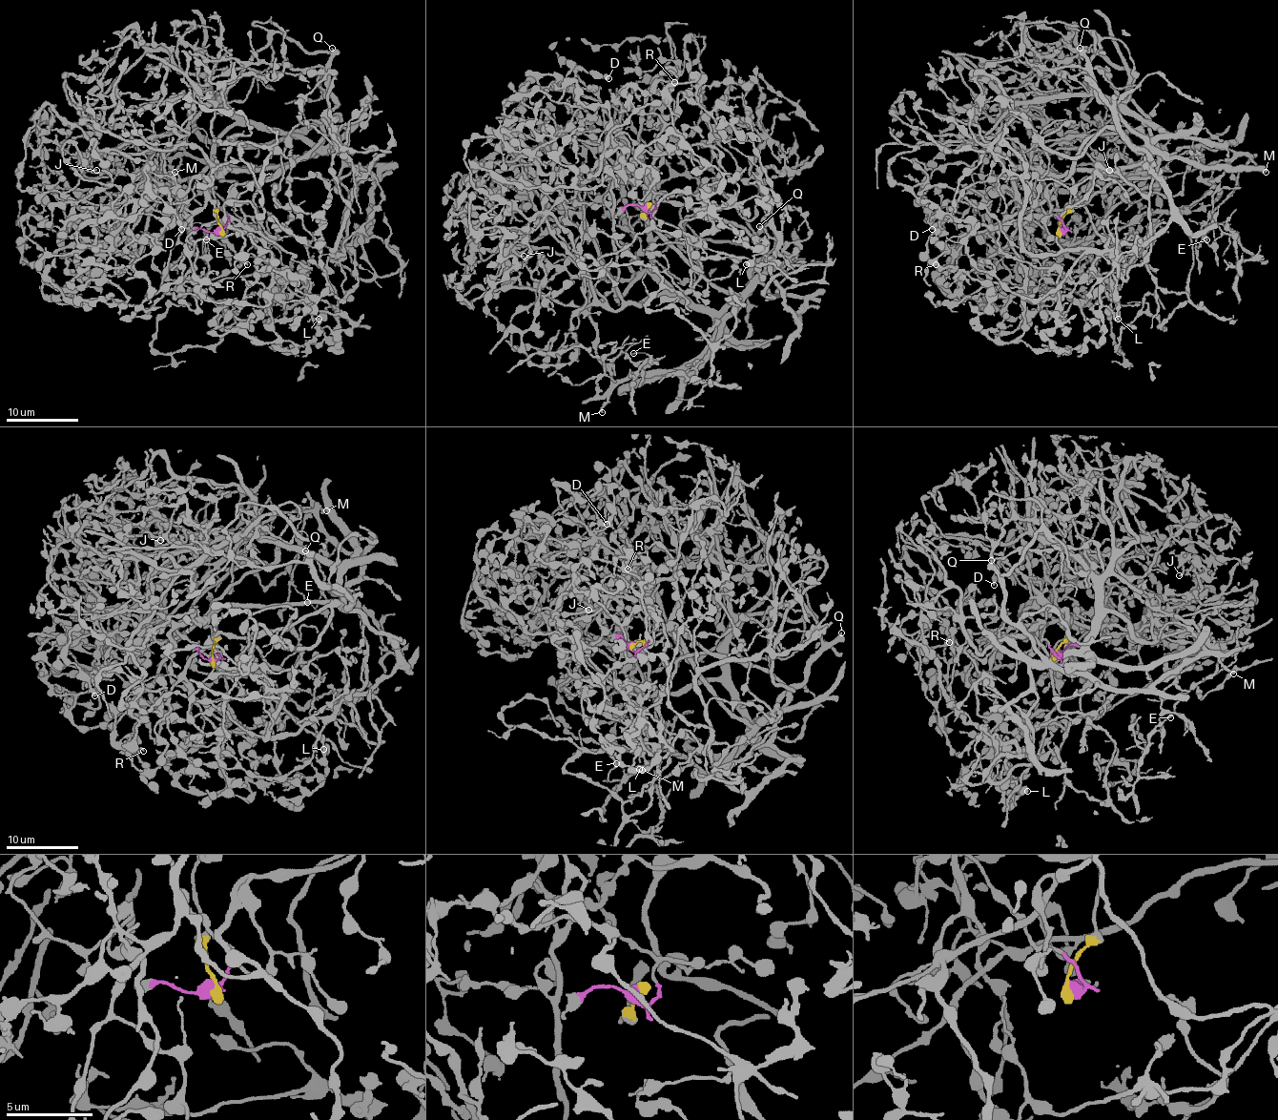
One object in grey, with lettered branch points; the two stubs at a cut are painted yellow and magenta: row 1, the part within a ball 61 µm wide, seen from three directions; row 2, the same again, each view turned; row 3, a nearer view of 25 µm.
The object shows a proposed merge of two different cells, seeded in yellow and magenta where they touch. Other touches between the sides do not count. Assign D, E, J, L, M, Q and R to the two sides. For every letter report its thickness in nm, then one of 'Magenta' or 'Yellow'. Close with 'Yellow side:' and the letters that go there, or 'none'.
D: Thickness 320 nm. Magenta
E: Thickness 130 nm. Yellow
J: Thickness 150 nm. Magenta
L: Thickness 440 nm. Magenta
M: Thickness 200 nm. Yellow
Q: Thickness 360 nm. Yellow
R: Thickness 120 nm. Magenta
Yellow side: E, M, Q

